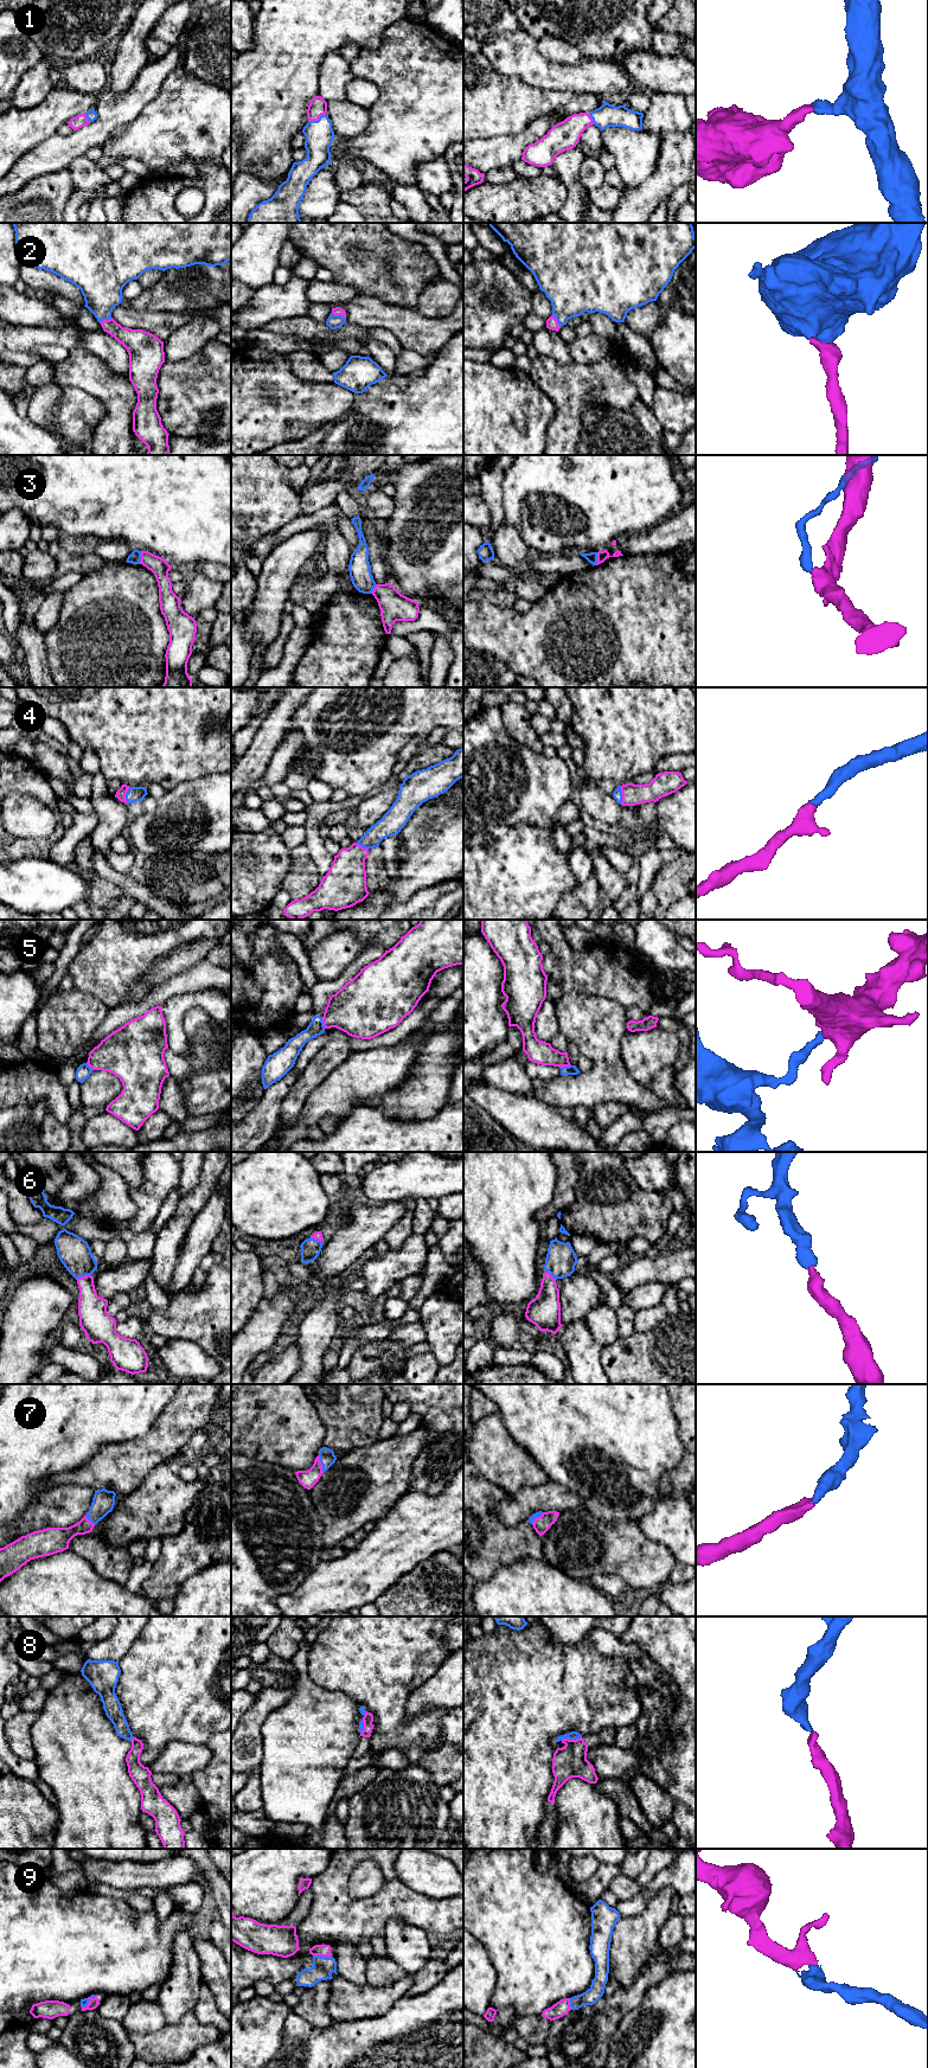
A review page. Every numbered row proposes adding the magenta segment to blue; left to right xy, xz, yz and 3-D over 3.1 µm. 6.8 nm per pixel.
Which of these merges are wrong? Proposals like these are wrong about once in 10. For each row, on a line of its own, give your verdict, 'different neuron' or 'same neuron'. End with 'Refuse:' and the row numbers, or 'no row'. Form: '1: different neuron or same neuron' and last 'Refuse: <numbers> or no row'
1: same neuron
2: same neuron
3: different neuron
4: same neuron
5: different neuron
6: same neuron
7: same neuron
8: same neuron
9: same neuron
Refuse: 3, 5

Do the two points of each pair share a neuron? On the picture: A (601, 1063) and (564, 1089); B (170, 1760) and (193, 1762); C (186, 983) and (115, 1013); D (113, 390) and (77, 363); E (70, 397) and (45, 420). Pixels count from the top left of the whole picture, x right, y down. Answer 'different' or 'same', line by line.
A: same
B: same
C: same
D: same
E: different

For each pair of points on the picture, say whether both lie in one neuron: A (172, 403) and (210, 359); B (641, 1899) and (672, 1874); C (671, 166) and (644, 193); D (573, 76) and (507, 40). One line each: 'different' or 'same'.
A: same
B: same
C: same
D: same

